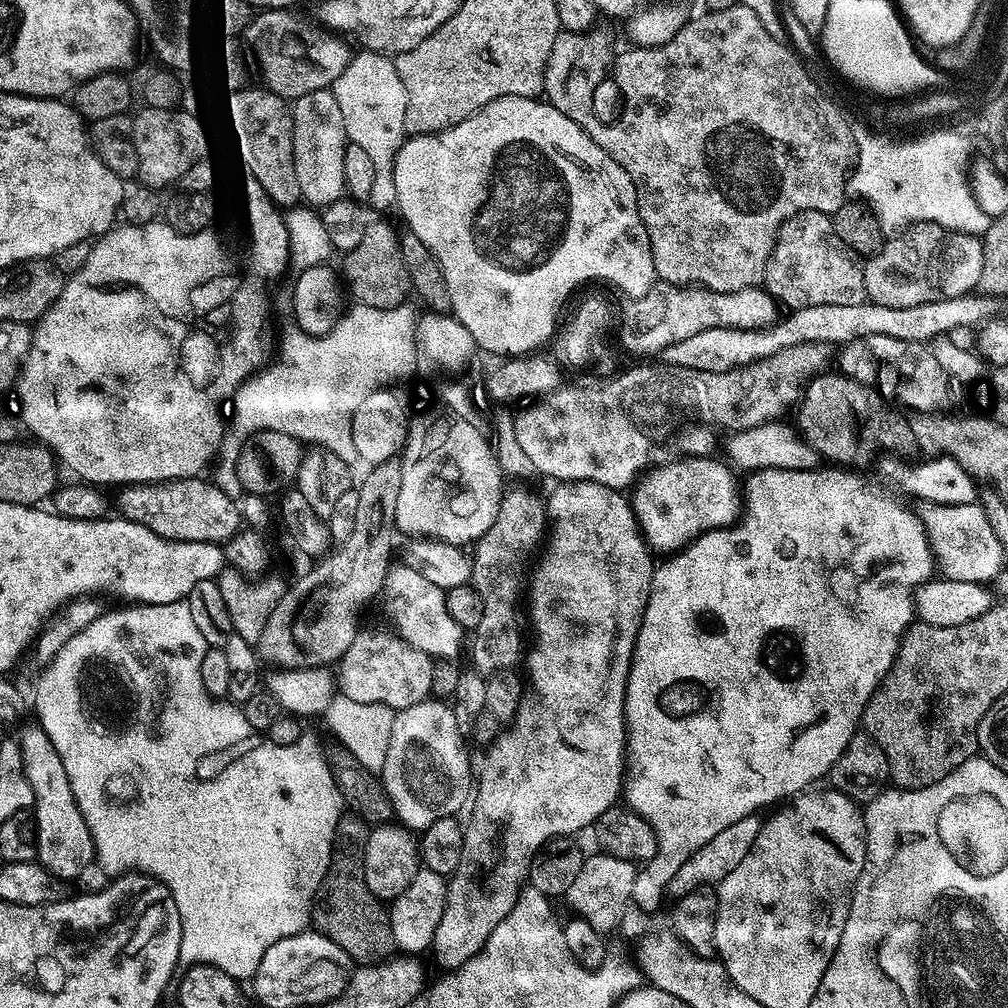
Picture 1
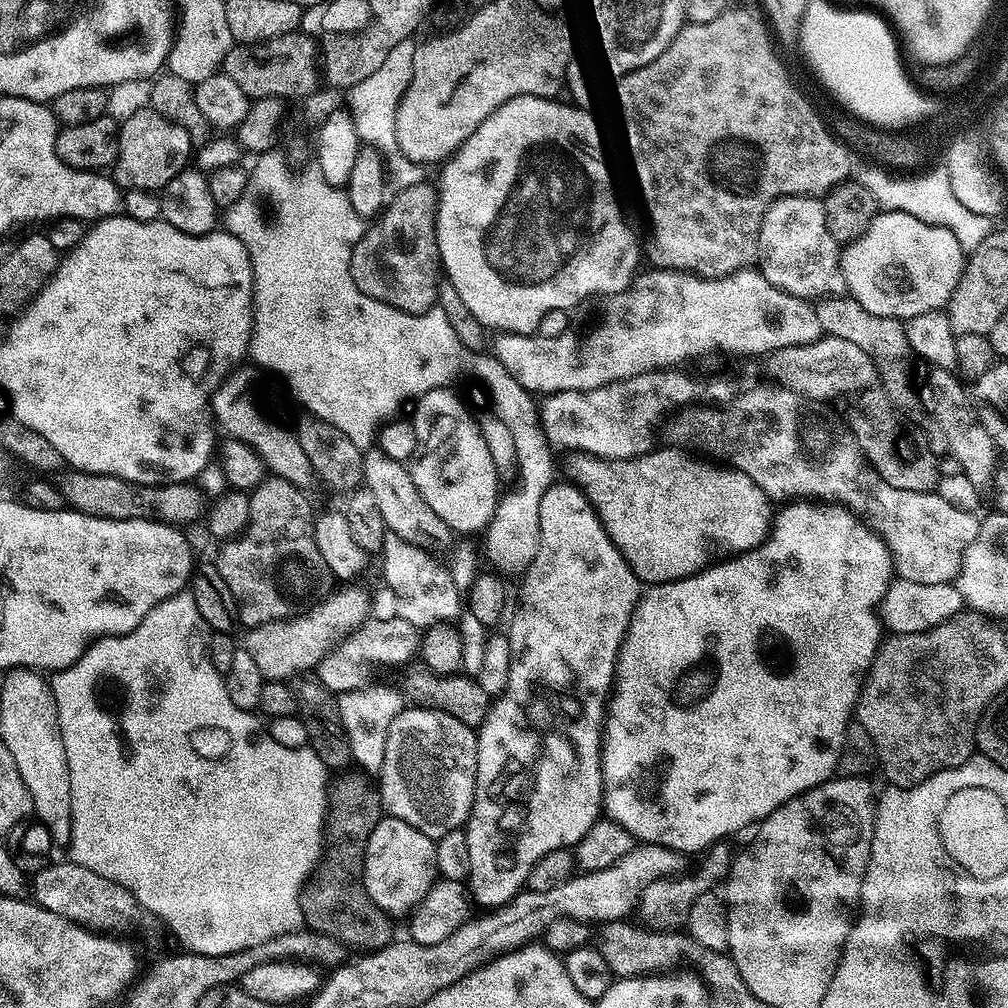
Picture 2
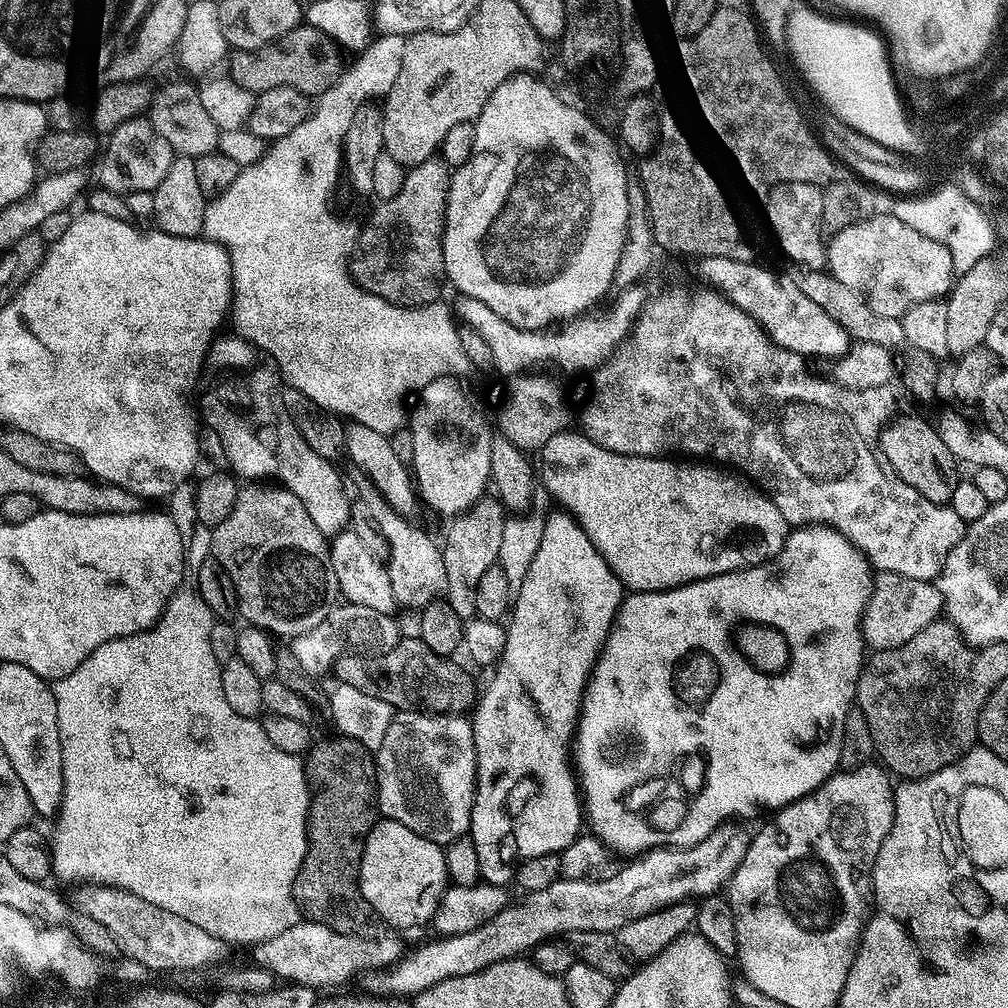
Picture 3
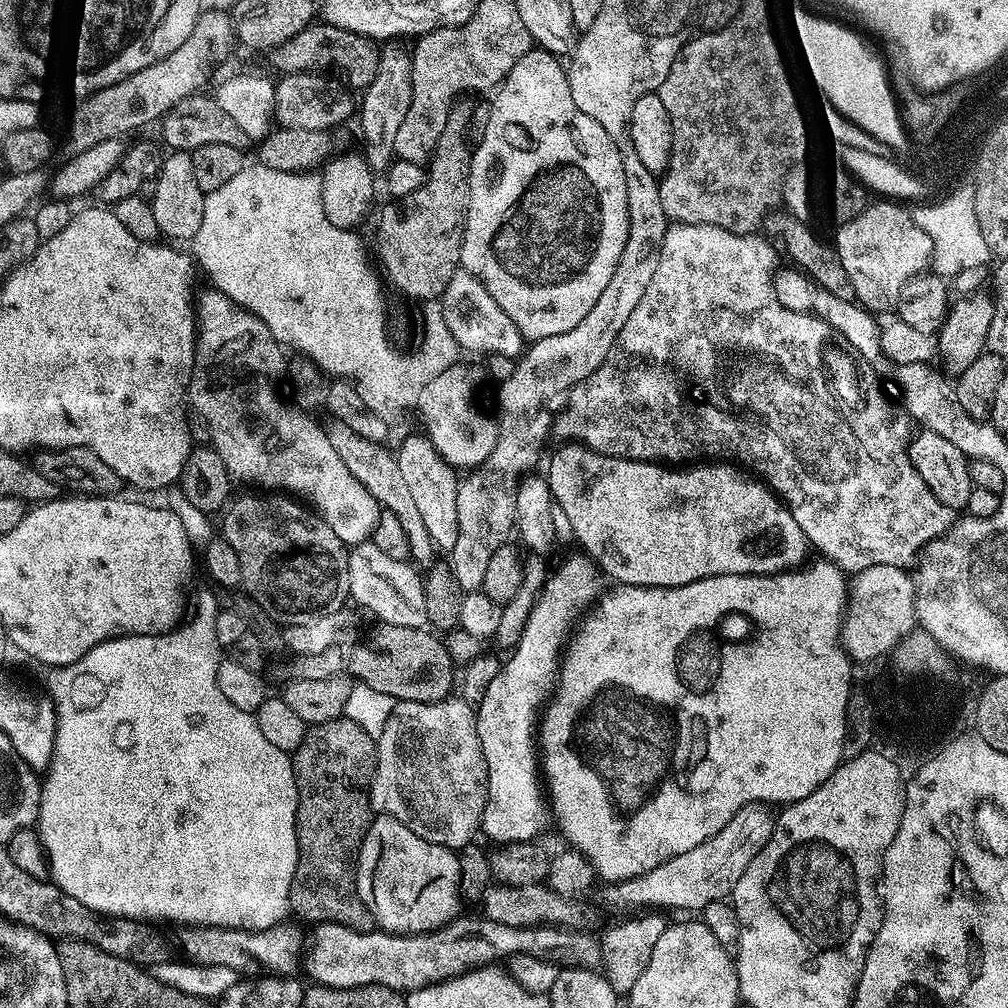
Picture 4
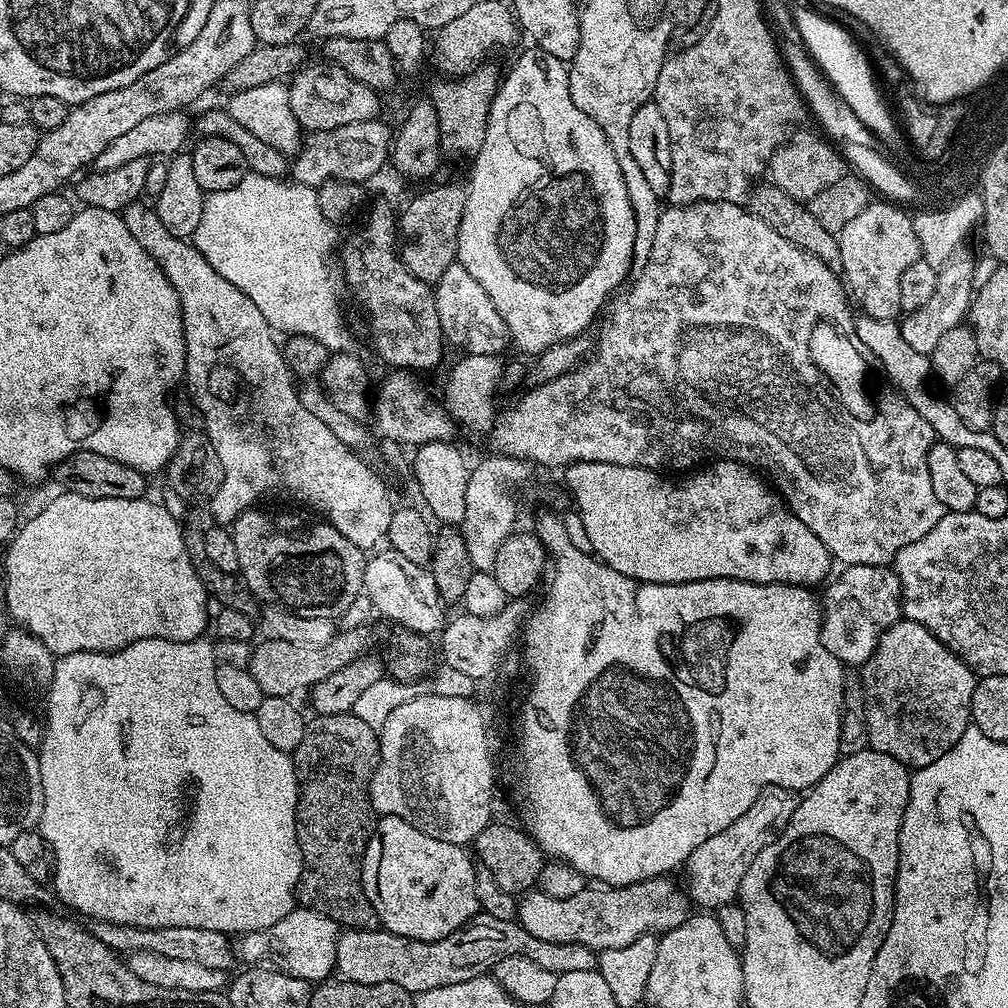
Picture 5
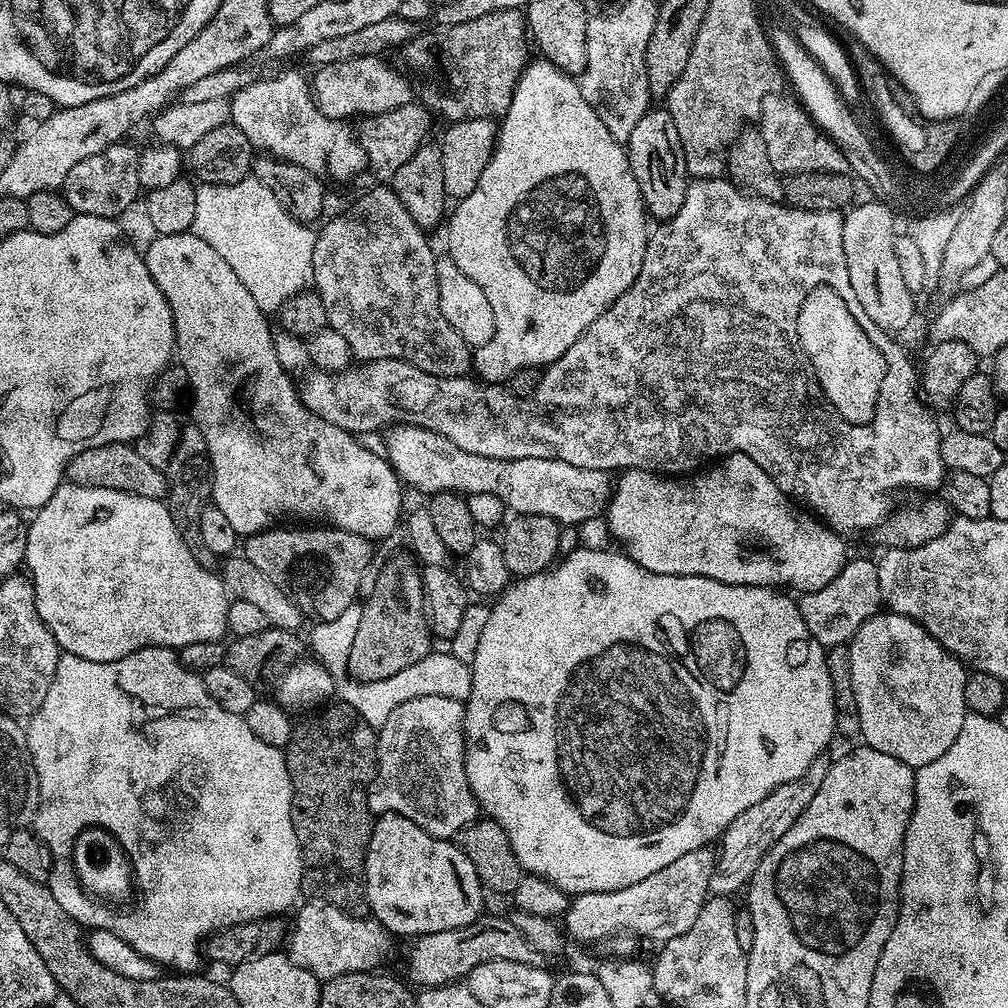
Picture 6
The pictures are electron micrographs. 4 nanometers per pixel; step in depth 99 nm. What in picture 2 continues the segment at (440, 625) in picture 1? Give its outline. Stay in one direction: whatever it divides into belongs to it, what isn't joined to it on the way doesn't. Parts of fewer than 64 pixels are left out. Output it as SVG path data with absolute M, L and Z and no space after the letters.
M389 535L382 545L384 552L384 580L388 583L388 588L392 591L392 596L396 599L395 615L410 622L419 630L435 628L437 625L447 625L455 621L462 612L462 592L454 584L447 567L438 564L431 553L425 552L423 548L418 548L413 544L407 544L402 538Z

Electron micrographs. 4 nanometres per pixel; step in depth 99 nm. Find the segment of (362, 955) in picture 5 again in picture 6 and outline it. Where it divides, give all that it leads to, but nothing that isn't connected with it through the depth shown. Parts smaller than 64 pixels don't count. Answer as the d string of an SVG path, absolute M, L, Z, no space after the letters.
M481 915L480 919L454 930L442 930L434 934L415 937L408 948L408 957L404 964L408 967L407 979L413 985L420 984L421 989L443 988L445 984L463 981L474 970L474 966L482 966L482 962L505 960L506 962L522 962L530 966L541 966L546 958L538 954L522 938L522 930L512 924L511 919L500 916Z

